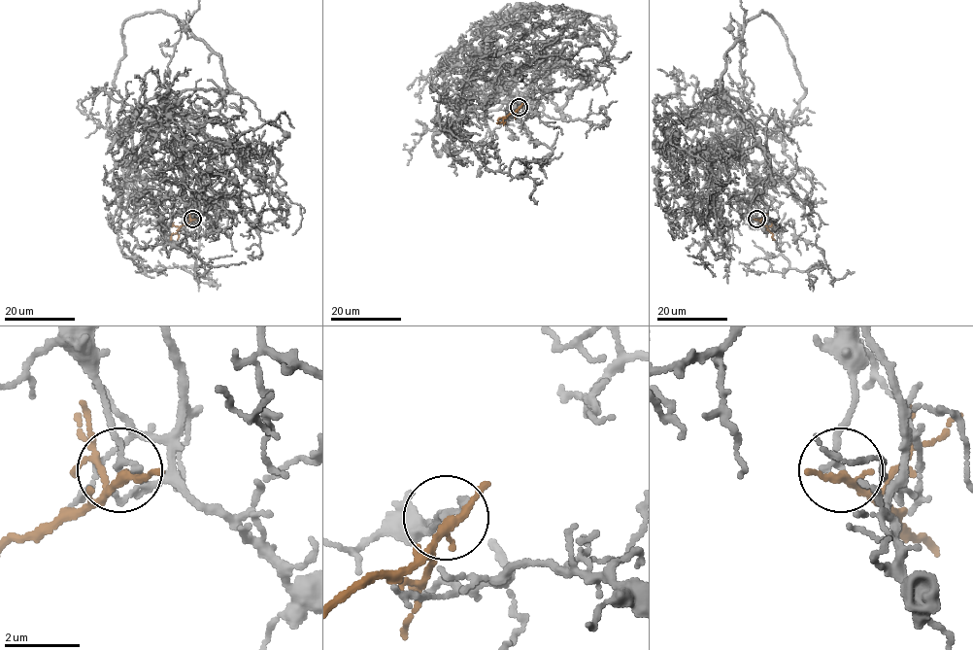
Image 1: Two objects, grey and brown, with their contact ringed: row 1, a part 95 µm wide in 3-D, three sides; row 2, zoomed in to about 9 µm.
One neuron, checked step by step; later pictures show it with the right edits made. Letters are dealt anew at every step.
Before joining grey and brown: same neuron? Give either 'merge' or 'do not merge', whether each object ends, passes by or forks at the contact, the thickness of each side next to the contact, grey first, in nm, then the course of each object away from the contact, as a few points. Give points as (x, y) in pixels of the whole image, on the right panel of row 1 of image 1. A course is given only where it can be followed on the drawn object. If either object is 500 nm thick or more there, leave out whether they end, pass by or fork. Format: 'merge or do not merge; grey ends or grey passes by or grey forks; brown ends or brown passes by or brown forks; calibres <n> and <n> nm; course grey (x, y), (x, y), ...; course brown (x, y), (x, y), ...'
do not merge; grey ends; brown passes by; calibres 200 and 200 nm; course grey (756, 219), (766, 152), (752, 122), (723, 115), (705, 89), (721, 88), (742, 37); course brown (756, 219), (772, 234), (772, 240)

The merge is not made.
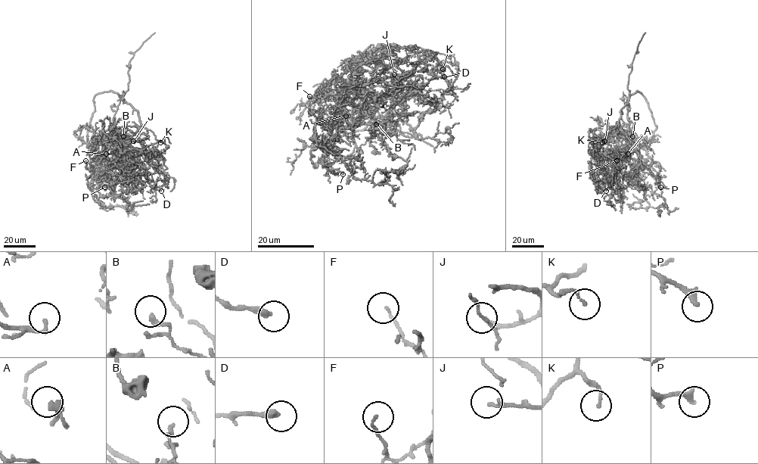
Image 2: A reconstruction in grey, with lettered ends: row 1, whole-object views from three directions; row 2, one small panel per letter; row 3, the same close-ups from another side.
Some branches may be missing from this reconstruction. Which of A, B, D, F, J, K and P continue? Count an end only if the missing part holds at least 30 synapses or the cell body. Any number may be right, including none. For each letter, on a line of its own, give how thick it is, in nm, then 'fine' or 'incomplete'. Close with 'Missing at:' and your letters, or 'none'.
A: 240 nm | incomplete
B: 170 nm | fine
D: 320 nm | incomplete
F: 100 nm | fine
J: 150 nm | incomplete
K: 110 nm | fine
P: 240 nm | fine
Missing at: A, D, J

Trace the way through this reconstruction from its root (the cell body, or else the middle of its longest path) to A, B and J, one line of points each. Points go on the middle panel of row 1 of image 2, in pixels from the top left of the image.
A: (313, 156), (312, 150), (328, 135), (333, 136), (329, 130), (333, 119), (337, 116), (345, 118), (346, 116)
B: (313, 156), (311, 151), (337, 126), (376, 124)
J: (313, 156), (311, 151), (338, 121), (363, 73), (392, 64), (402, 72), (394, 74)

